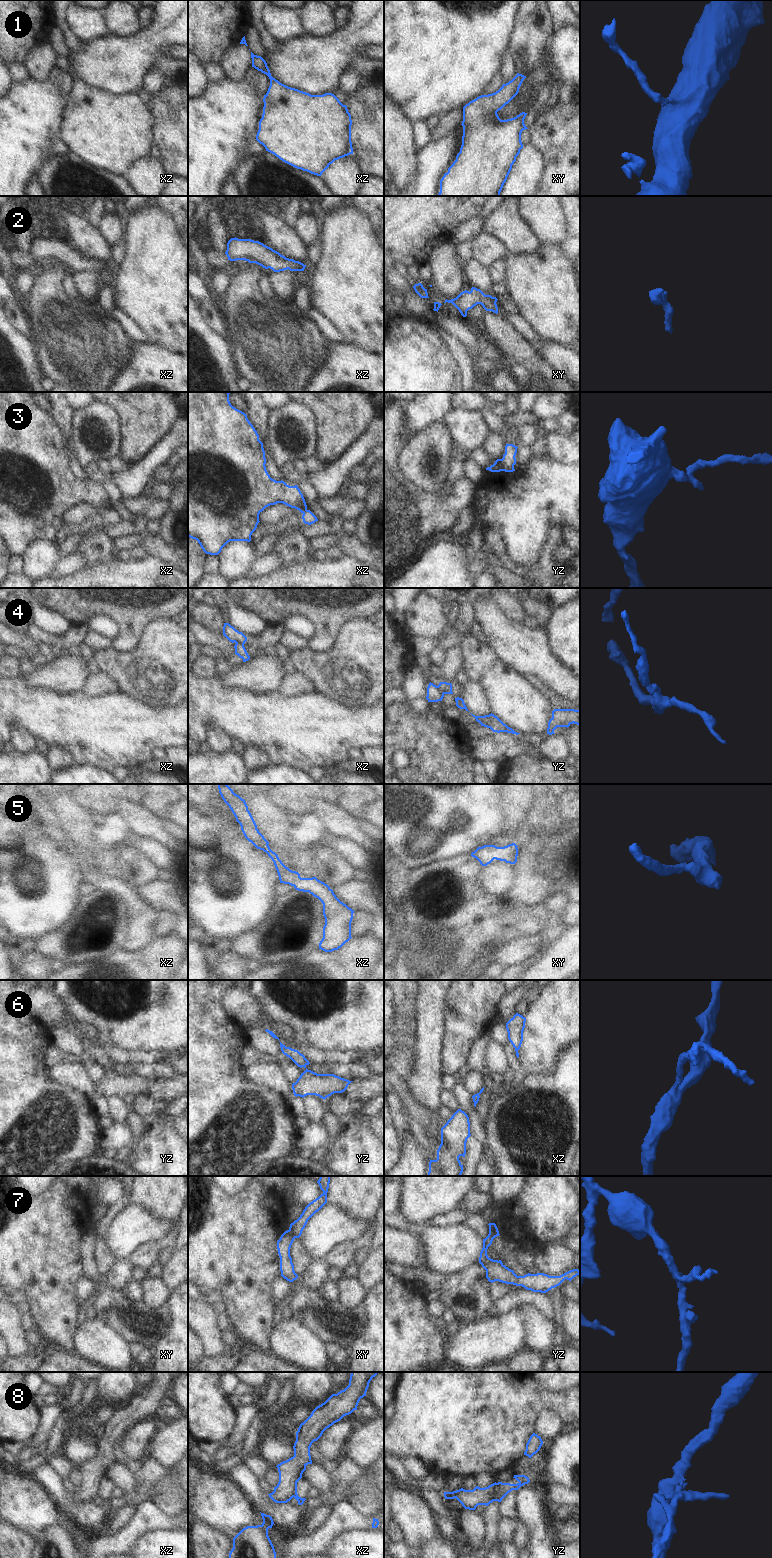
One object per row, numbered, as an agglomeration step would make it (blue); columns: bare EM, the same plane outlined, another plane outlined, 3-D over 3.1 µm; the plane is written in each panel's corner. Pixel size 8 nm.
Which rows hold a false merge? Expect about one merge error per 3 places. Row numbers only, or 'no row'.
3, 4, 7, 8

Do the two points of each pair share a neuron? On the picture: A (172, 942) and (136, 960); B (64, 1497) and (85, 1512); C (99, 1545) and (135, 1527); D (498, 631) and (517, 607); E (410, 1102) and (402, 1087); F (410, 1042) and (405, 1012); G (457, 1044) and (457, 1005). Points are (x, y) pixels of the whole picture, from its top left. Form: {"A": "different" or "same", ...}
{"A": "same", "B": "same", "C": "same", "D": "different", "E": "same", "F": "same", "G": "same"}

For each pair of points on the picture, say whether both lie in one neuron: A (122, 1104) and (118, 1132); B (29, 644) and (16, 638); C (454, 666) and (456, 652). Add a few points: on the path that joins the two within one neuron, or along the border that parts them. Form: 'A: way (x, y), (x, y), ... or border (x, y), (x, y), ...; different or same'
A: way (120, 1111), (120, 1125); same
B: way (26, 642), (19, 641); same
C: way (454, 663), (455, 655); same

